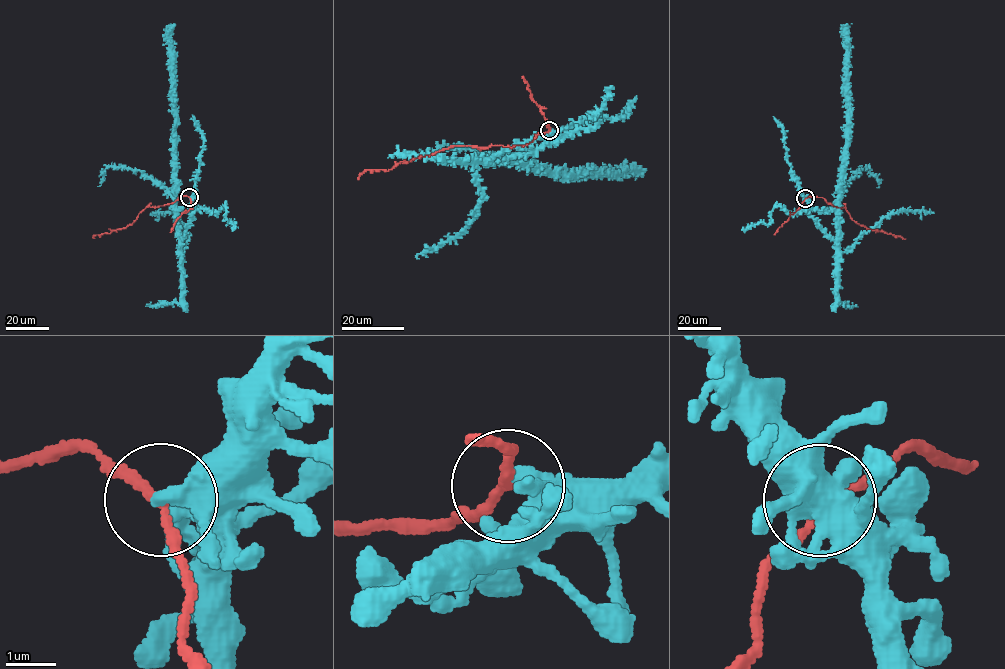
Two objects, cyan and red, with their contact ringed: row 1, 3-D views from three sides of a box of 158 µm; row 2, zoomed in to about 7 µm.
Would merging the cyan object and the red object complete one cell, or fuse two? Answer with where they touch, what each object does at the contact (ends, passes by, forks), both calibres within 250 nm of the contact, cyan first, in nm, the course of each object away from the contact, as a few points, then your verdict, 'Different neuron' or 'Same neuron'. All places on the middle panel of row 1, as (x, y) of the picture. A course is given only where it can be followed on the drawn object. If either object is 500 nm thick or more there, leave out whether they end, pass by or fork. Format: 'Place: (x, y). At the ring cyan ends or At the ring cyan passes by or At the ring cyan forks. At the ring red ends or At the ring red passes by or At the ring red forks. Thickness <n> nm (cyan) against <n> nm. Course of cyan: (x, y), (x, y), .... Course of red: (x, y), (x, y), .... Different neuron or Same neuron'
Place: (549, 130). At the ring cyan passes by. At the ring red passes by. Thickness 280 nm (cyan) against 150 nm. Course of cyan: (550, 130), (533, 151), (511, 154), (511, 163), (571, 174), (636, 173), (634, 179). Course of red: (550, 130), (538, 133), (523, 145), (454, 145), (399, 162), (387, 170), (365, 170), (357, 179). Different neuron

